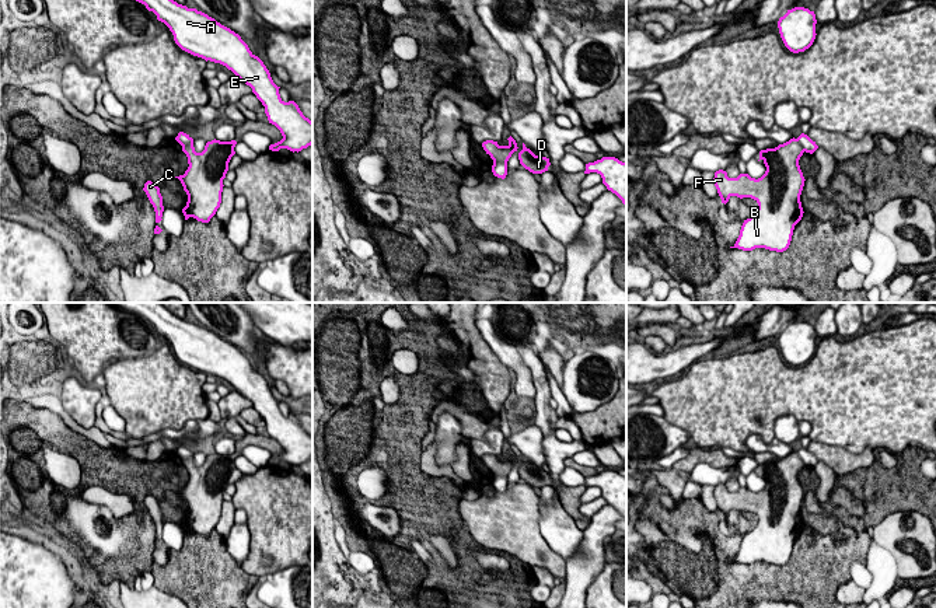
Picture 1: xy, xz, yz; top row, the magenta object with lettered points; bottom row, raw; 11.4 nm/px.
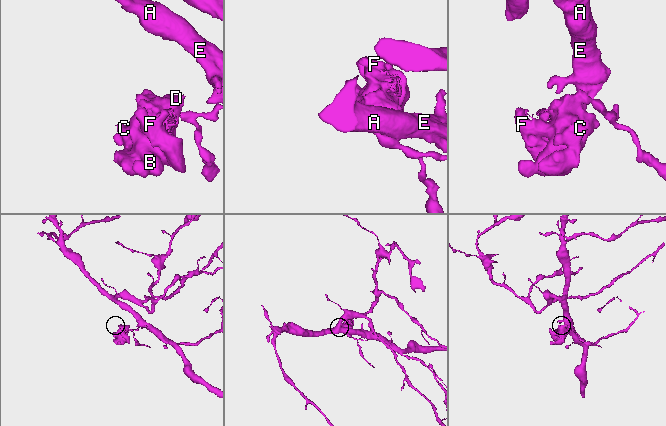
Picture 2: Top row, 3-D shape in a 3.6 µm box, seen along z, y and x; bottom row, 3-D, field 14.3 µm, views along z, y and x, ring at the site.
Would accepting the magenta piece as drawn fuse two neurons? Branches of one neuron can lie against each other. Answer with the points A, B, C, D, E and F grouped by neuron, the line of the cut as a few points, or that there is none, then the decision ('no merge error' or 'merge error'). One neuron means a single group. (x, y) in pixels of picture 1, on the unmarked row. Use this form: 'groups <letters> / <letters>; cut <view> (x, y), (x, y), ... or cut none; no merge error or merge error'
groups A E / B C D F; cut xz (493, 474), (506, 478); merge error

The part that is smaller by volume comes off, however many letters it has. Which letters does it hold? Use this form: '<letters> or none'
B, C, D, F

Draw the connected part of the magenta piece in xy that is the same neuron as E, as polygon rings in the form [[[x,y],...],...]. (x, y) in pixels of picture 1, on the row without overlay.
[[[111,303],[113,307],[136,314],[146,319],[149,325],[157,329],[157,333],[164,336],[174,349],[175,357],[185,366],[202,371],[206,375],[214,375],[226,380],[235,391],[252,402],[252,406],[265,420],[265,427],[269,437],[275,438],[283,452],[269,460],[269,464],[279,465],[287,462],[290,465],[301,465],[312,458],[312,436],[303,429],[294,415],[284,416],[280,412],[279,402],[263,375],[255,370],[248,359],[238,347],[221,339],[207,328],[196,322],[188,322],[170,312],[161,303]]]

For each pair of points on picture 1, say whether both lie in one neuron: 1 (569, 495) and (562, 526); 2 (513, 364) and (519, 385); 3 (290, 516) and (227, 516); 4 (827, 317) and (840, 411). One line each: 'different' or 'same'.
1: different
2: same
3: same
4: different

